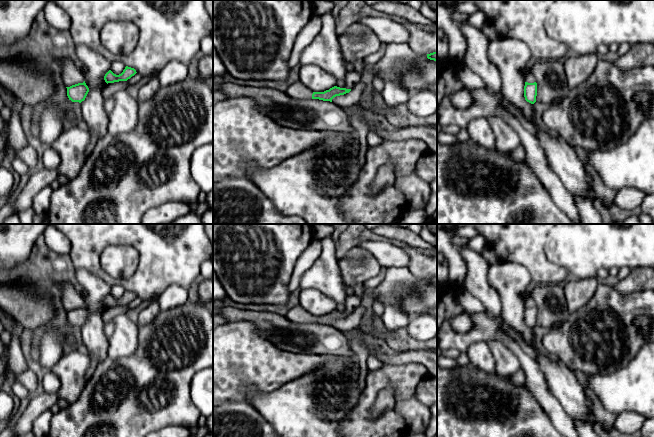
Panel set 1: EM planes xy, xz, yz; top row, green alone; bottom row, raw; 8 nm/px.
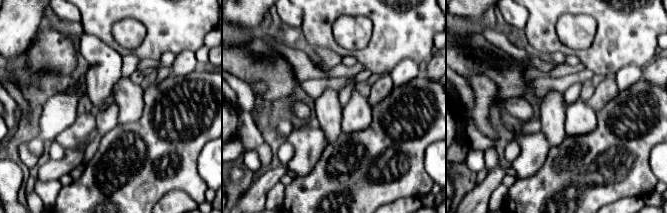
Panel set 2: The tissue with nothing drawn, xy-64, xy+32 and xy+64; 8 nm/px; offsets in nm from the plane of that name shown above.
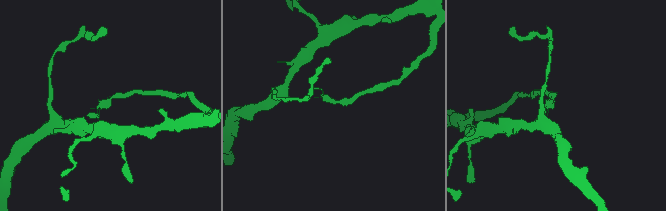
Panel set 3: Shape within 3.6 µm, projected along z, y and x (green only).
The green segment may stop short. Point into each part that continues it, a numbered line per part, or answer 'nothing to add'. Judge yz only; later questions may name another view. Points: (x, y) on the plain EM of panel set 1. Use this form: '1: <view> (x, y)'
1: yz (529, 301)

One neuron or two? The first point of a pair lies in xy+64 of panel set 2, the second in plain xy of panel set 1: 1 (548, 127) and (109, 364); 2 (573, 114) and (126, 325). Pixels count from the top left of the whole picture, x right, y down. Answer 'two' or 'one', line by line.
1: two
2: one

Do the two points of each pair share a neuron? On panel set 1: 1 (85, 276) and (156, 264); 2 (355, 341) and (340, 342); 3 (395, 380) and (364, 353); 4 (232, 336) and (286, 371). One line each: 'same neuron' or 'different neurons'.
1: different neurons
2: different neurons
3: different neurons
4: same neuron

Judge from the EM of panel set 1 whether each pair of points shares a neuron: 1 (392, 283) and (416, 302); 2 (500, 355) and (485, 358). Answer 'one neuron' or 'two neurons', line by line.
1: one neuron
2: two neurons

